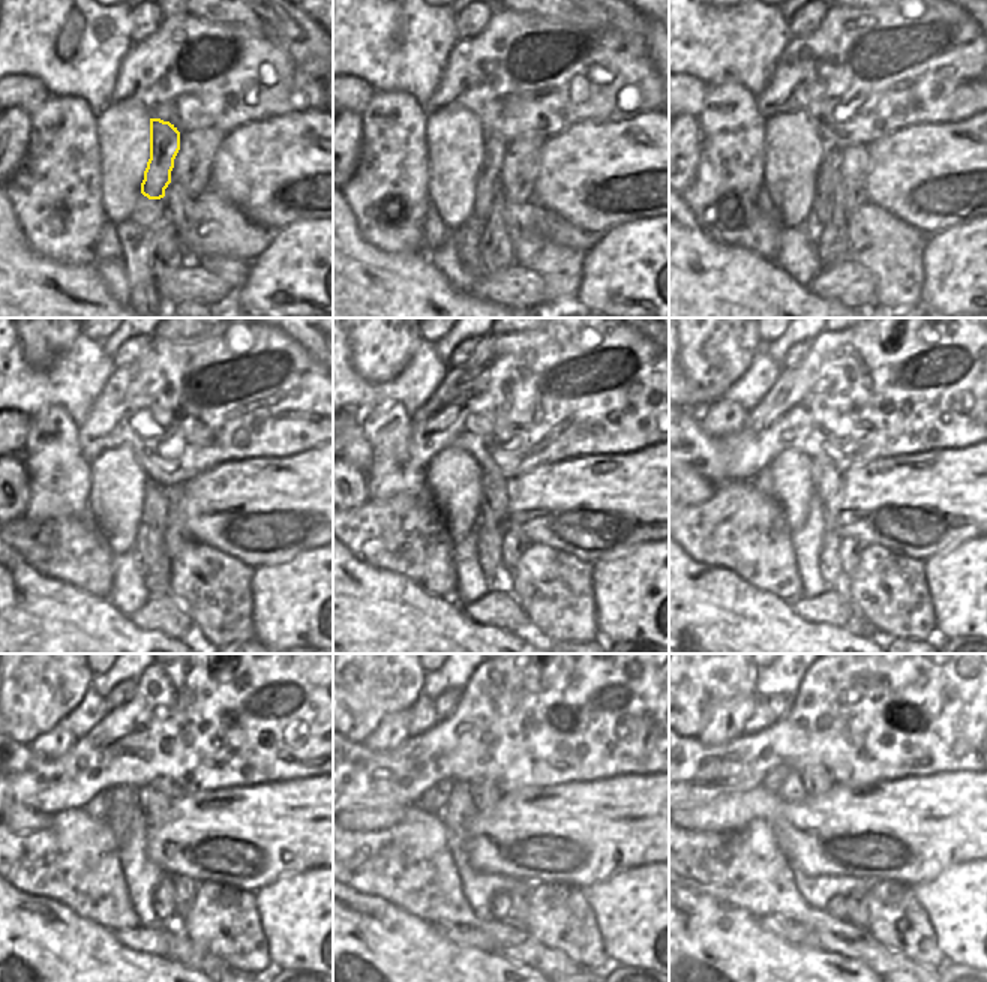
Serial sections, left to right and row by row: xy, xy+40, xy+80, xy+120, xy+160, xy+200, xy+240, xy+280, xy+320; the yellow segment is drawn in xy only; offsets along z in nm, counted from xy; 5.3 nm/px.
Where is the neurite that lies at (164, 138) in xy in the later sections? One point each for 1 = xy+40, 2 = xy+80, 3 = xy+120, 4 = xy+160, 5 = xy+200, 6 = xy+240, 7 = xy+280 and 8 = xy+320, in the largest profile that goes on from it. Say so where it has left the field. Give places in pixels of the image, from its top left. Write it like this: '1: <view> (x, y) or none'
1: xy+40 (489, 182)
2: xy+80 (830, 165)
3: xy+120 (161, 532)
4: xy+160 (495, 562)
5: xy+200 (831, 573)
6: xy+240 (164, 894)
7: xy+280 (500, 904)
8: xy+320 (837, 906)

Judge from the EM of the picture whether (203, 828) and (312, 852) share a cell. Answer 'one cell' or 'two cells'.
one cell

